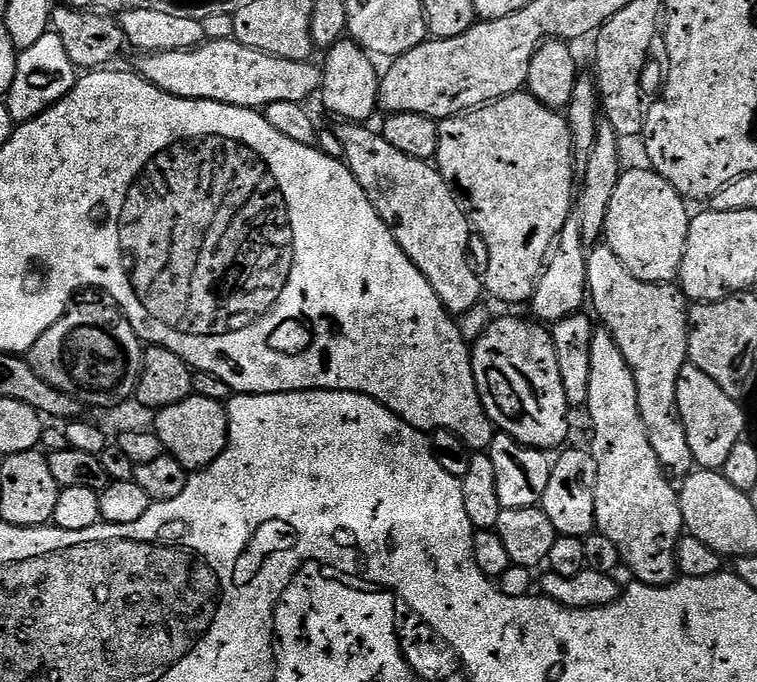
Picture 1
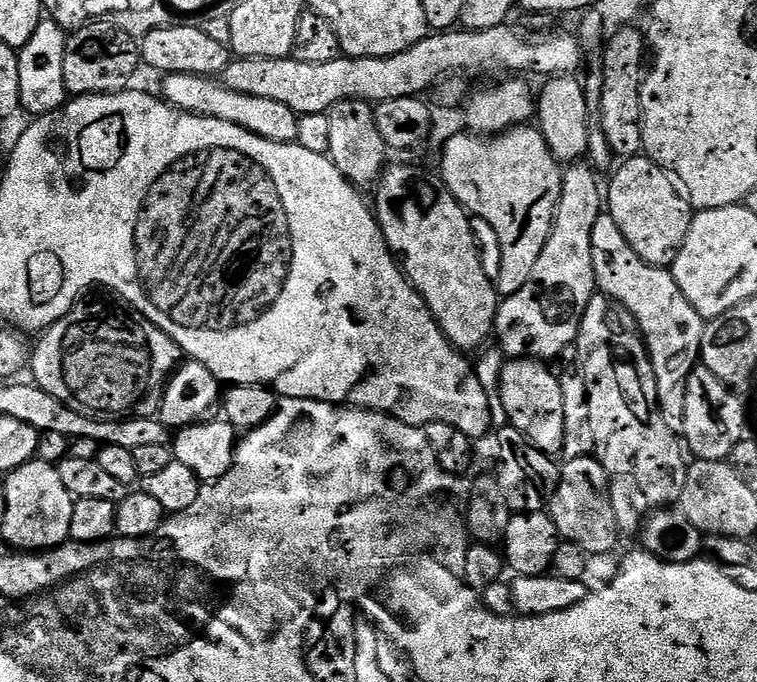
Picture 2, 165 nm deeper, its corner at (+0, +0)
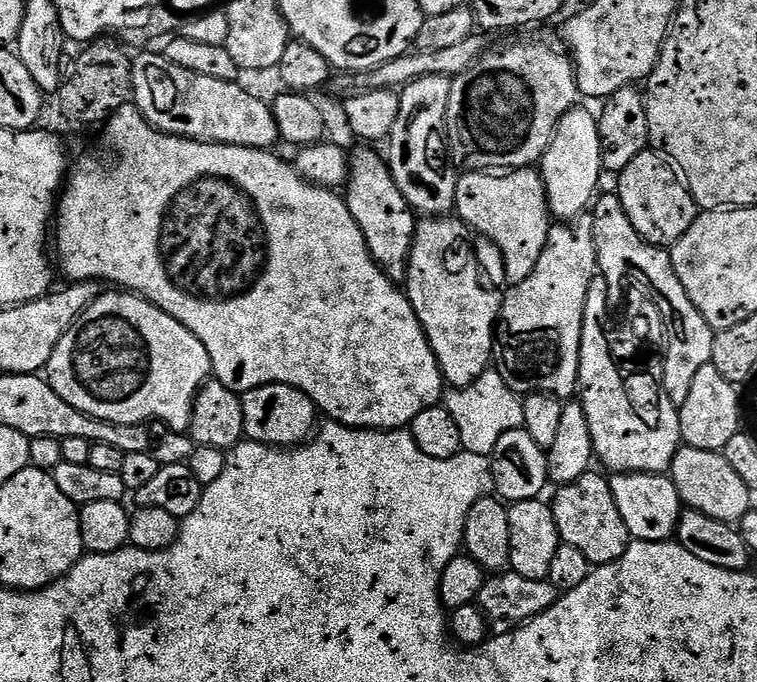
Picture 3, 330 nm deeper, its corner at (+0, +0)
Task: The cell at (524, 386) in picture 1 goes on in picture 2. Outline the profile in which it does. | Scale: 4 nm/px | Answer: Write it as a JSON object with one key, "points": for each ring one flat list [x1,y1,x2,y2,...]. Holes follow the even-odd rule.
{"points":[[527,358,507,361,500,375,500,401,508,415,508,424,517,428,525,438,547,454,560,454,564,450,564,411,562,386,559,375,547,363]]}

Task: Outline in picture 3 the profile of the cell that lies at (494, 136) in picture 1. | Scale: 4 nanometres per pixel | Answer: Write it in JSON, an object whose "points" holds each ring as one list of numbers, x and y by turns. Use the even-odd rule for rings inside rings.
{"points":[[532,168,508,170,503,174,489,174,486,172,469,172,461,175,456,182,455,215,465,222,473,233,481,237,488,237,496,244,505,260,505,272,508,284,515,286,526,282,538,266,538,258,542,258,542,250,548,241,550,227,550,213,548,211,548,195,544,189,544,179,539,171]]}

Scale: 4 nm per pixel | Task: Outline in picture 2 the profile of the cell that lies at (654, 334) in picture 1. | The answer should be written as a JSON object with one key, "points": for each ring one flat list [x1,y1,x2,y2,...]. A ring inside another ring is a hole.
{"points":[[601,214,598,222,594,222,594,234,590,234,590,250,597,289,608,299,617,300,636,321,639,335,644,335,642,343,648,350,648,361,654,370,658,411,663,414,666,426,670,426,672,432,683,433,686,414,686,382,692,371,700,364,700,347,706,321,700,317,698,310,694,310,694,306,690,306,690,302,686,302,686,294,678,290,678,282,674,282,669,269,650,266,642,262,638,254,634,254,630,242,622,238,622,230,618,230,618,222,614,222,612,216]]}

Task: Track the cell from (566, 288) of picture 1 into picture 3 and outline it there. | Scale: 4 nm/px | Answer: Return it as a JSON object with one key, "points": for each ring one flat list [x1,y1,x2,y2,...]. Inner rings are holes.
{"points":[[585,214,572,223,553,223,542,258,538,258,530,278,509,287,503,297,494,368,506,378,510,390,524,398,542,396,561,402,571,401,577,395,582,322,590,282,596,275,591,215]]}

